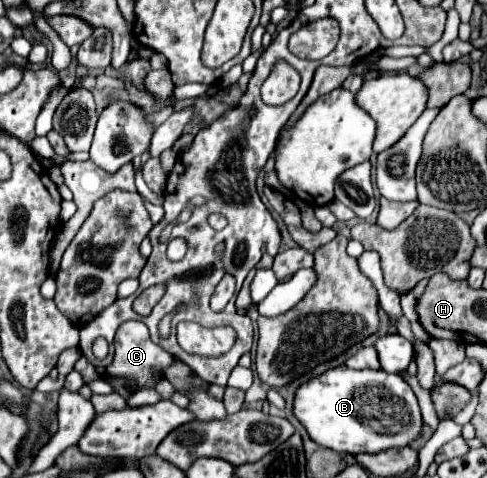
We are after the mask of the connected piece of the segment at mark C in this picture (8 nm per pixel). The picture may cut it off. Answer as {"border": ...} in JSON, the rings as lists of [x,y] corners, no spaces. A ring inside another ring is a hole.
{"border":[[[127,321],[117,329],[115,335],[115,357],[107,367],[107,373],[113,377],[129,377],[139,383],[139,387],[153,387],[157,379],[163,377],[163,367],[173,363],[173,355],[163,351],[149,339],[149,329],[141,321]]]}

